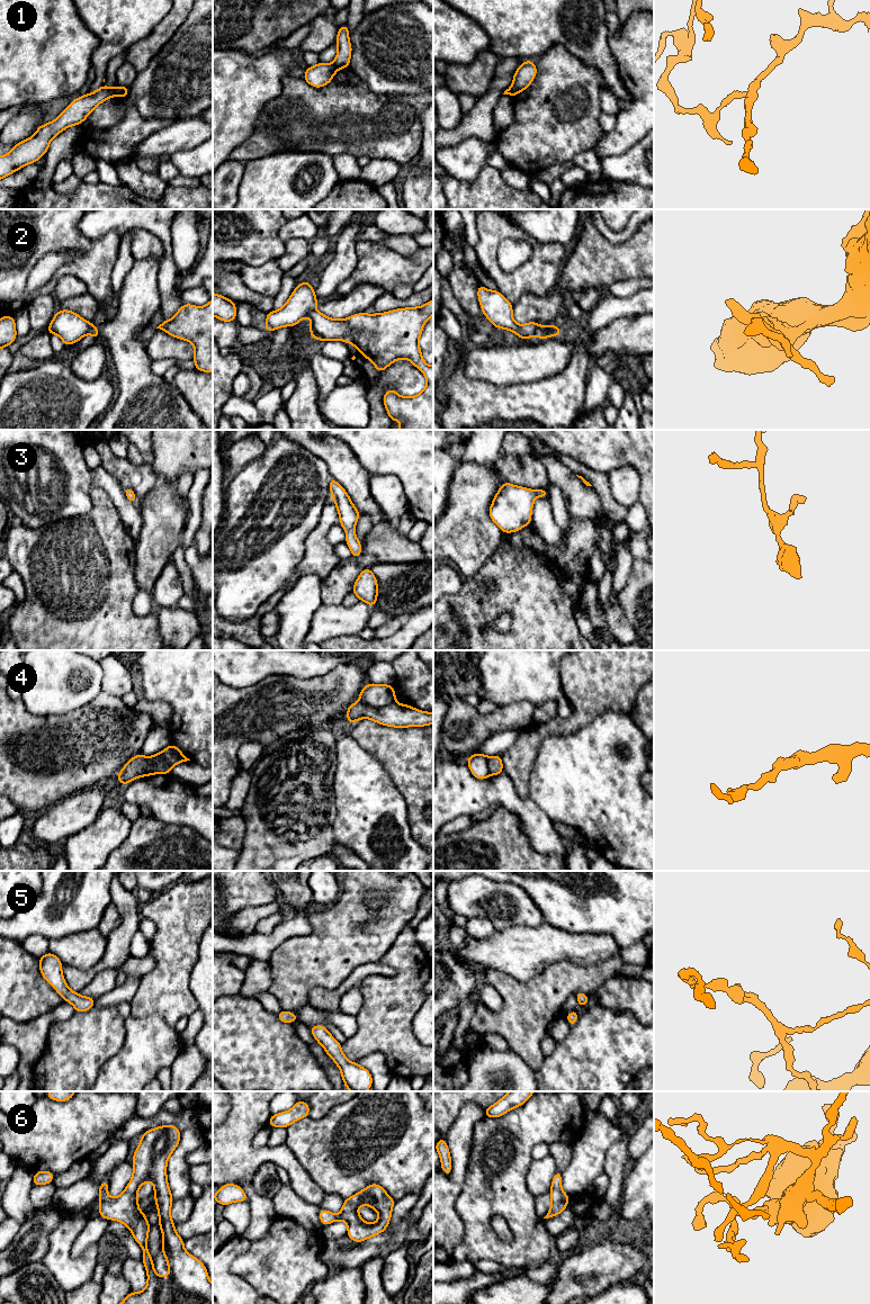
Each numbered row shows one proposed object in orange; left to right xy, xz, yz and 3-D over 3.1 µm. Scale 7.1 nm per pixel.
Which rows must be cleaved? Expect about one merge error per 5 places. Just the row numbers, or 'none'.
1, 2, 4

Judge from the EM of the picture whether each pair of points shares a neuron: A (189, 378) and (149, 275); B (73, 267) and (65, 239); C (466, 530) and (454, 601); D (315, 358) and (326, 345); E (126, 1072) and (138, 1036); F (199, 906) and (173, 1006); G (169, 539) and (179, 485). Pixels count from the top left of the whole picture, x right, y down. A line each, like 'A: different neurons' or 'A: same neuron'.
A: different neurons
B: same neuron
C: different neurons
D: different neurons
E: same neuron
F: same neuron
G: different neurons

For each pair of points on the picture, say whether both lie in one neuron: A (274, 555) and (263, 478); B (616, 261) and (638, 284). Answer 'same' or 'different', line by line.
A: same
B: different

